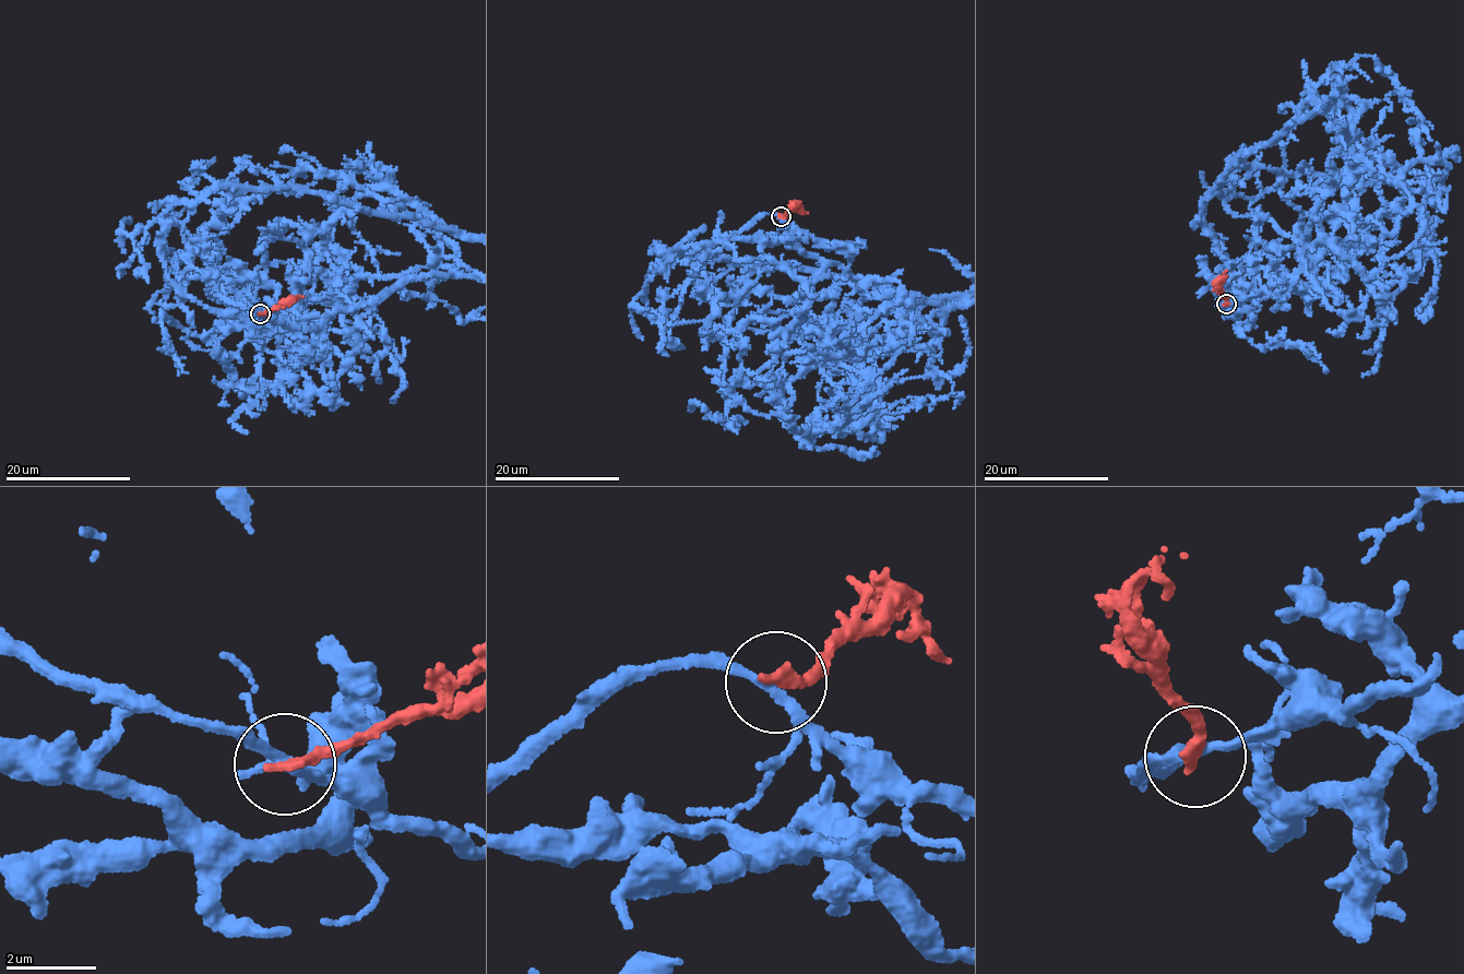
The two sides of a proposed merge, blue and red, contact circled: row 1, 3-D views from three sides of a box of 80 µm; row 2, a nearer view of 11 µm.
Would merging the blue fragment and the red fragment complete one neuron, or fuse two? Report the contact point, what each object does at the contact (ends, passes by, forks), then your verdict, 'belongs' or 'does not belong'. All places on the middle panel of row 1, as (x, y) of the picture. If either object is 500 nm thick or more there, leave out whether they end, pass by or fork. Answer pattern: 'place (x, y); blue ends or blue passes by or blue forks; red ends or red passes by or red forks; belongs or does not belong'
place (781, 216); blue passes by; red ends; does not belong

